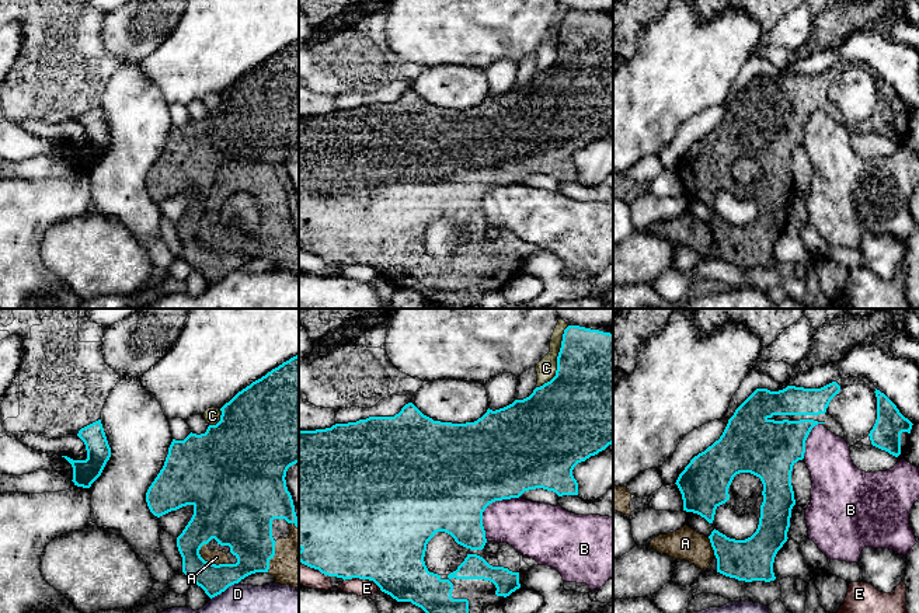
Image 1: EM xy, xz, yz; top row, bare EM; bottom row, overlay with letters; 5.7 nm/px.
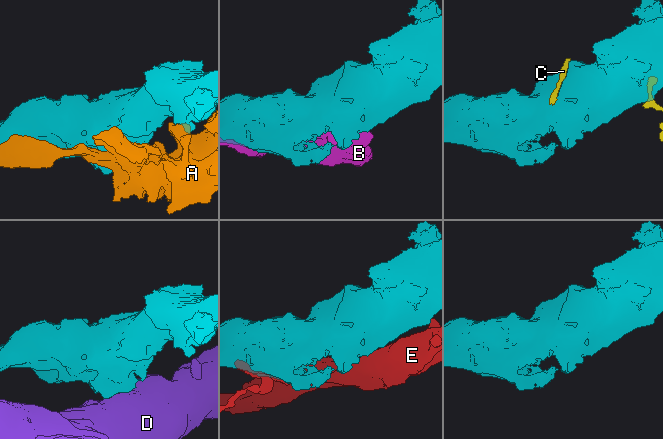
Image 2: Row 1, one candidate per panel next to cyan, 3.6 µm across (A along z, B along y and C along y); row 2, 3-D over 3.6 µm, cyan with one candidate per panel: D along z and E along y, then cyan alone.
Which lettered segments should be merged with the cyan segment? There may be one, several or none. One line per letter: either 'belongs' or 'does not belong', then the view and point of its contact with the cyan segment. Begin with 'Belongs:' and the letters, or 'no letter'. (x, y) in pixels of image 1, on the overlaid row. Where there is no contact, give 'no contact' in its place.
Belongs: no letter
A: does not belong | xy (213, 564)
B: does not belong | xz (486, 507)
C: does not belong | xz (557, 359)
D: does not belong | xy (223, 591)
E: does not belong | xz (362, 578)

